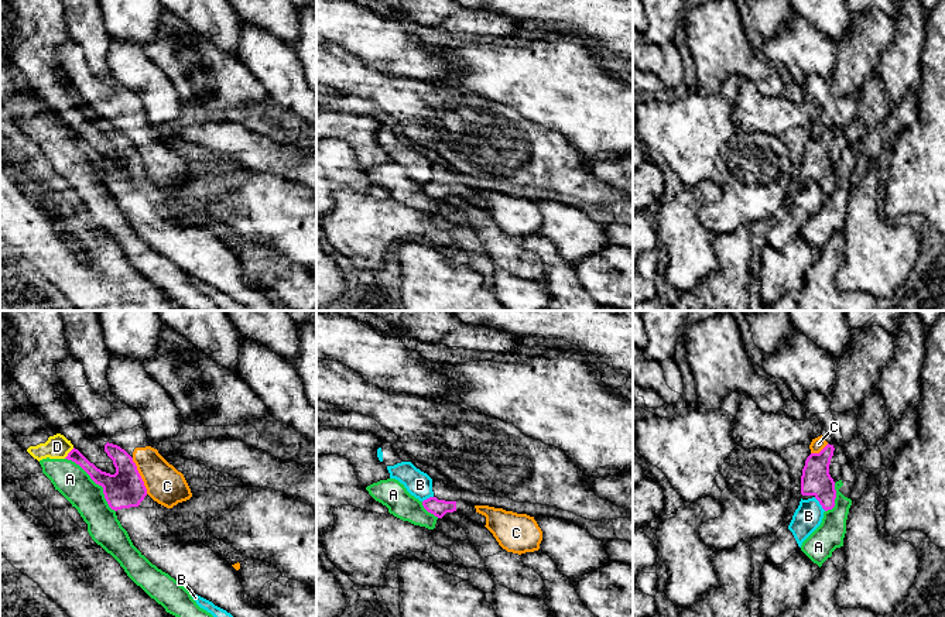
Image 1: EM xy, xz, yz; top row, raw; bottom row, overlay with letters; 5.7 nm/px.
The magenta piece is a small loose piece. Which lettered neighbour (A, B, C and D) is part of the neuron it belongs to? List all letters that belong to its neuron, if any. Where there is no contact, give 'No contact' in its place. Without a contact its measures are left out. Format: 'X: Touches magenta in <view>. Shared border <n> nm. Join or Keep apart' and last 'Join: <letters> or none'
A: Touches magenta in xy. Shared border 420 nm. Keep apart
B: Touches magenta in yz. Shared border 100 nm. Keep apart
C: Touches magenta in xy. Shared border 220 nm. Keep apart
D: Touches magenta in xy. Shared border 90 nm. Keep apart
Join: none

